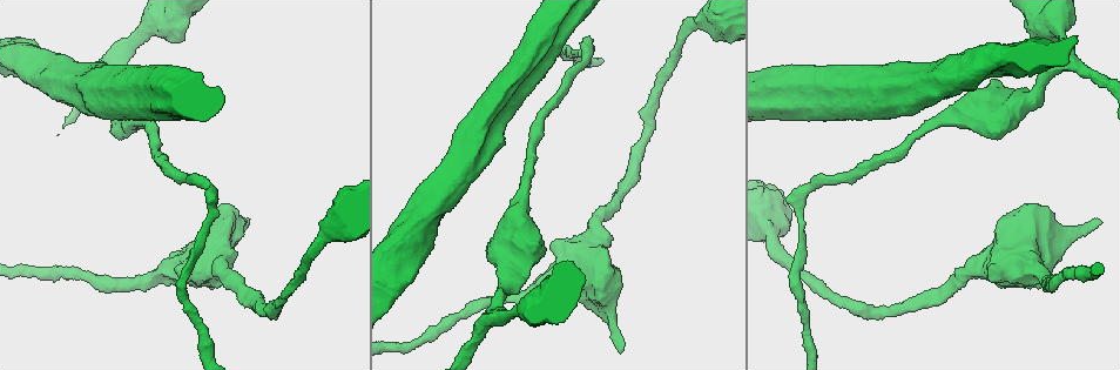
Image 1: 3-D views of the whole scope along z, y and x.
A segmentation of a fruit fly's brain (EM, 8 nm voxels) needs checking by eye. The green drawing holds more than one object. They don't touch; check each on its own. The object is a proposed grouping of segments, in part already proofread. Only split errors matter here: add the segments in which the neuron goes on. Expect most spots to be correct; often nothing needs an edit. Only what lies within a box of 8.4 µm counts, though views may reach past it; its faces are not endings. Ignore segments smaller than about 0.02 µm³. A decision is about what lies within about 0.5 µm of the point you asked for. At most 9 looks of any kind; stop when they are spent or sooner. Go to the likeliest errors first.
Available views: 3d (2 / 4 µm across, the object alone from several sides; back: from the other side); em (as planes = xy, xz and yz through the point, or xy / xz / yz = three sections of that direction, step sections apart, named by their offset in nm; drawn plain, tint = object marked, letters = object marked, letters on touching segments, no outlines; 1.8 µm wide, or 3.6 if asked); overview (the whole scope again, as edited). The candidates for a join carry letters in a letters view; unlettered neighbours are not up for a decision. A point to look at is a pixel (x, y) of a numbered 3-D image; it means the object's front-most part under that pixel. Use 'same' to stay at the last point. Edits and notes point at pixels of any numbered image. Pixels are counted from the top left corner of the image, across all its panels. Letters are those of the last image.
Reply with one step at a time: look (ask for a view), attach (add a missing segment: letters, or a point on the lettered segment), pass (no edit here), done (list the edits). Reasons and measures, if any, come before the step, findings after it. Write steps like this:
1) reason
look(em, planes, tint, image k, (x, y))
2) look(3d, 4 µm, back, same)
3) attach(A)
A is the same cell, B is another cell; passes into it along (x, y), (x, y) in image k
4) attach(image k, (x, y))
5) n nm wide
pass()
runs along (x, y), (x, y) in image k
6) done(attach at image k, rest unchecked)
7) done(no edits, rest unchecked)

free end
look(3d, 2 µm, back, image 1, (248, 223))

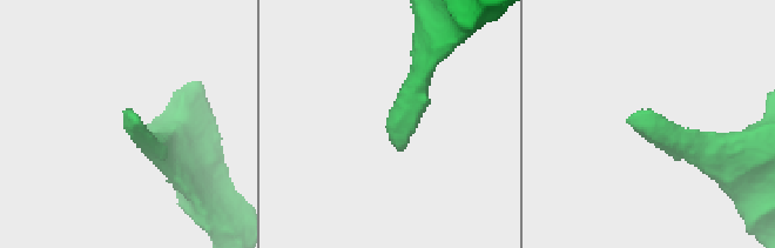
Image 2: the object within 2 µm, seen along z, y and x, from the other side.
shape alone is not enough
look(em, planes, letters, image 2, (398, 148))

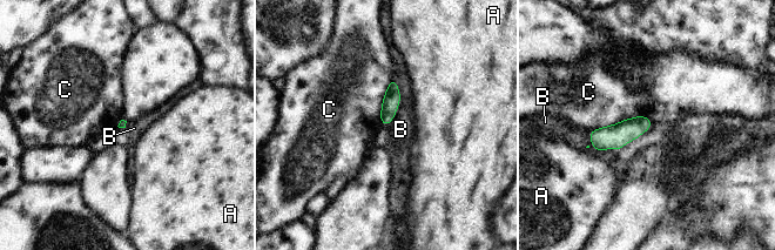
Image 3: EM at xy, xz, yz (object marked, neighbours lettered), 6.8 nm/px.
pass()
A, B and C are other cells; border along (395, 78), (399, 105), (388, 127) in image 3; no lettered segment goes on from it

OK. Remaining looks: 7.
look(3d, 4 µm, image 1, (536, 242))

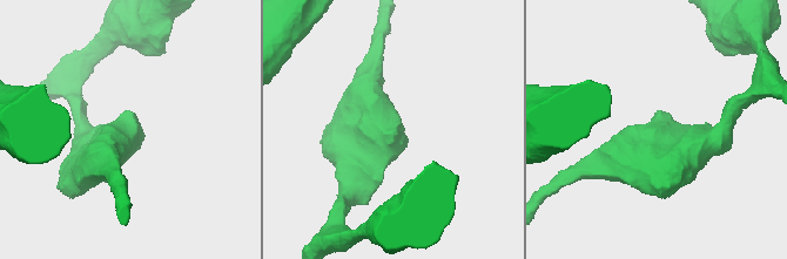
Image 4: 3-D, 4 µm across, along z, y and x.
look(em, yz, step 16, letters, image 4, (132, 113))

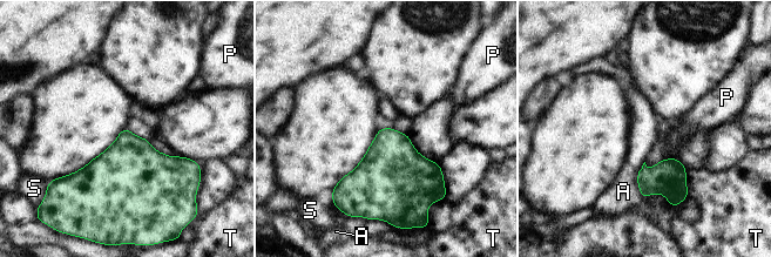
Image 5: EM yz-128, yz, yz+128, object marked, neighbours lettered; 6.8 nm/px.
A touches over 260 nm
pass()
A, P, S and T are other cells; no lettered segment goes on from it

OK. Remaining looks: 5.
calibre changes
look(em, planes, plain, image 1, (971, 266))

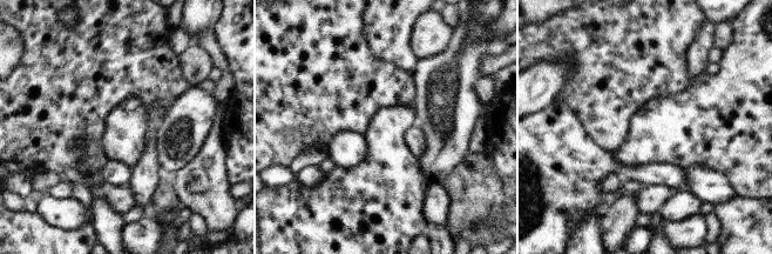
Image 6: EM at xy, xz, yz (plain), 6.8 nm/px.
see the neighbours
look(em, planes, letters, same)

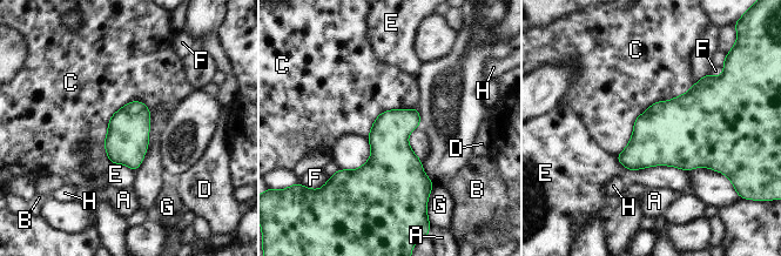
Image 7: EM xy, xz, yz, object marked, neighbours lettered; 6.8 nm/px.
pass()
A, B, C, D, E, F, G and H are other cells; border along (694, 83), (639, 114), (615, 155) in image 7; none of them fits

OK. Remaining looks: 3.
thin neck
look(3d, 4 µm, image 1, (520, 312))

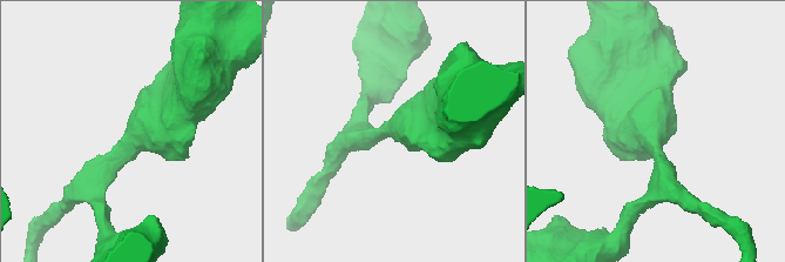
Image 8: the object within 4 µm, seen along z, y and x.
look(em, 3.6 µm, xz, step 8, letters, image 8, (135, 140))

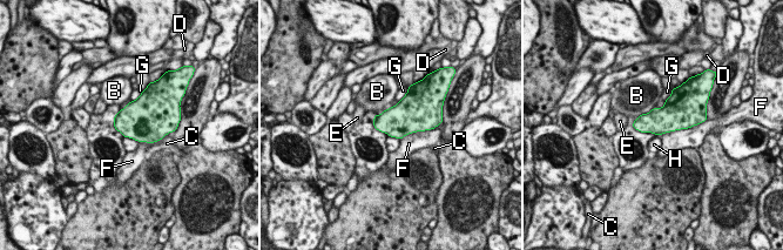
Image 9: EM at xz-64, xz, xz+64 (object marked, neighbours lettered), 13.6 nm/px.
F touches over 500 nm
pass()
B, C, D, E, F, G and H are other cells; border along (655, 107), (635, 119) in image 9; no lettered segment goes on from it

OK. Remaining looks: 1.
done(no edits, rest unchecked)

